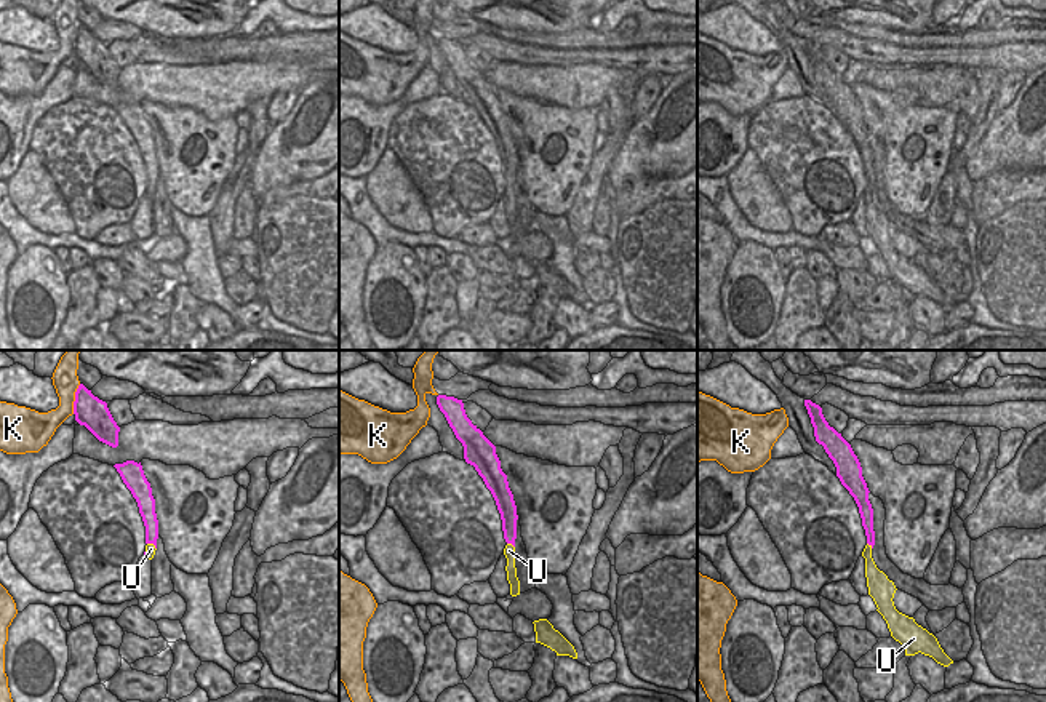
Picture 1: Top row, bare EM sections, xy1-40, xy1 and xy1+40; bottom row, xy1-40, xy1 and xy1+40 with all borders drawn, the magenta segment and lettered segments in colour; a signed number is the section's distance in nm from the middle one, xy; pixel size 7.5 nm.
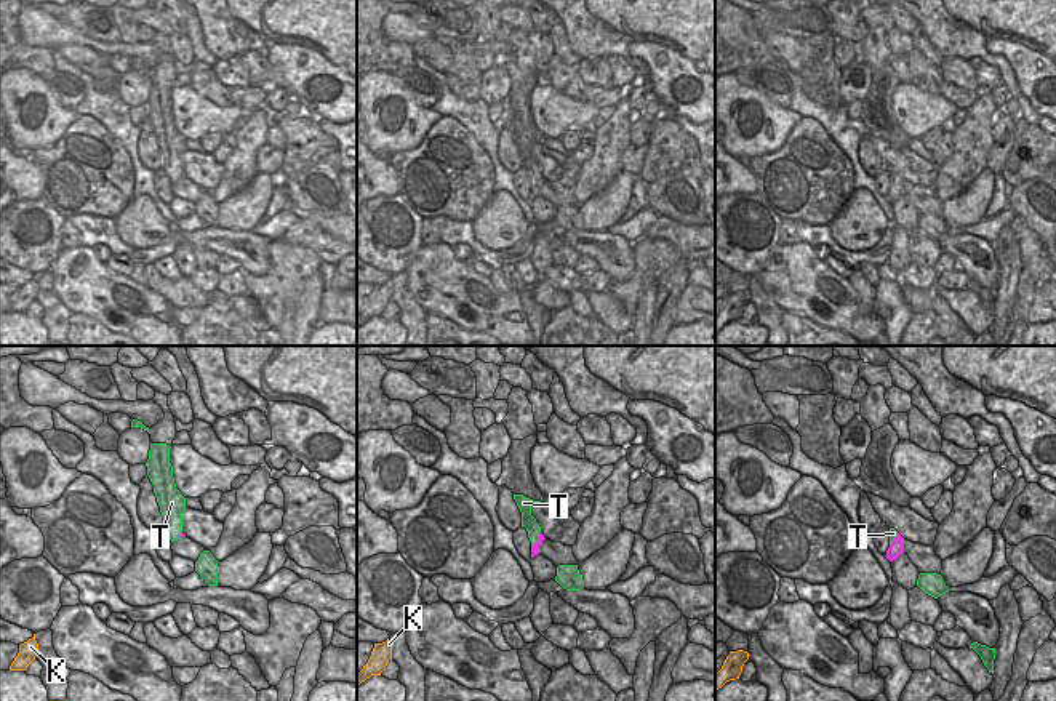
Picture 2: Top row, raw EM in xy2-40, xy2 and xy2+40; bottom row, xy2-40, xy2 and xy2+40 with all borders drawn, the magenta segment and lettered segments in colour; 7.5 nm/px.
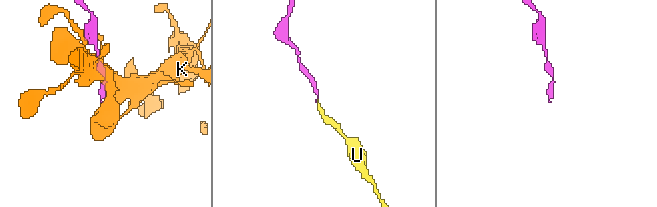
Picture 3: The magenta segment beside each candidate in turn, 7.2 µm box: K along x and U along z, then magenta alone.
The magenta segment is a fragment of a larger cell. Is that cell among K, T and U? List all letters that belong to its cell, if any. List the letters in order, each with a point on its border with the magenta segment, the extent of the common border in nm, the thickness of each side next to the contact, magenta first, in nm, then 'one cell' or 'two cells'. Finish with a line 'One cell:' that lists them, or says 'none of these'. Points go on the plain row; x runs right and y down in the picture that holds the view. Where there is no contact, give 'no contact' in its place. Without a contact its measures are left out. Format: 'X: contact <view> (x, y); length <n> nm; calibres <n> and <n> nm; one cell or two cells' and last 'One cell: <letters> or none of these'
K: contact xy1-40 (75, 40); length 240 nm; calibres 240 and 190 nm; two cells
T: contact xy2 (540, 181); length 130 nm; calibres 70 and 110 nm; two cells
U: contact xy1 (511, 184); length 70 nm; calibres 130 and 90 nm; one cell
One cell: U

